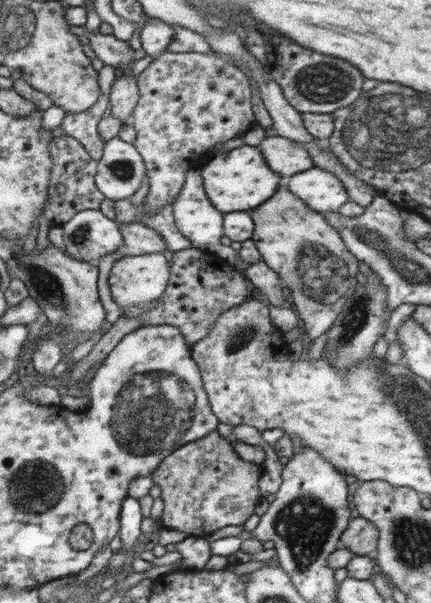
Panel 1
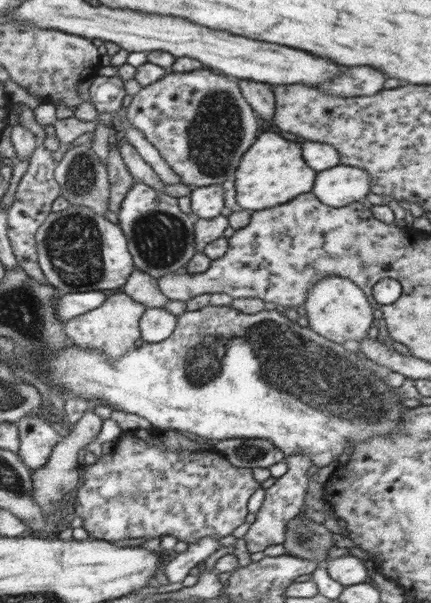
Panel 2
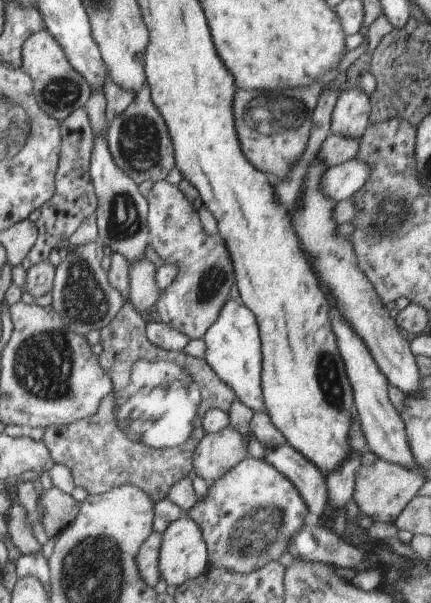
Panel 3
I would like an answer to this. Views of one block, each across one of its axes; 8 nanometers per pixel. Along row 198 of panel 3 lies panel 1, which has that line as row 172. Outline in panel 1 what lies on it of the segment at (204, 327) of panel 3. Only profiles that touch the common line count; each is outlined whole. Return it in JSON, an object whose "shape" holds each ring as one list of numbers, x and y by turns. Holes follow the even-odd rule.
{"shape":[[165,51,161,53,160,56,157,56,155,60,138,76,139,84,140,84,140,102,139,107,136,107,135,116,133,121,133,127,136,129,136,148,139,148,139,151,143,153,144,160,147,162,147,169,149,172,149,187,150,192,148,192,147,197,145,198,144,209,146,216,152,216,155,212,159,212,159,210,164,207,164,204,172,203,178,199,178,195,180,195,180,191,182,191,182,187,184,186,184,181,186,175,189,170,197,169,200,166,200,157,201,153,206,153,207,150,211,150,217,144,221,144,221,142,226,142,237,138,241,135,246,134,246,132,256,125,255,114,253,113,253,90,248,77,242,70,240,70,237,66,230,64,230,61,224,60,220,58,220,56,216,56,214,52,210,53,197,53,197,52,170,52]]}

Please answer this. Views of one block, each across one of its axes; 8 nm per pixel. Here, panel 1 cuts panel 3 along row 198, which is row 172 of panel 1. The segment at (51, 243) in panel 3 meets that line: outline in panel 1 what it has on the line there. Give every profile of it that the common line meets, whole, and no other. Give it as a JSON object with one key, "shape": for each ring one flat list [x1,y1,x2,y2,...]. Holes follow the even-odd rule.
{"shape":[[65,134,52,138,48,143,52,168,48,183,48,204,43,212,45,217,54,224,68,222,77,212,88,209,100,209,105,200,104,195,98,191,95,183,97,161,94,160,80,141]]}

